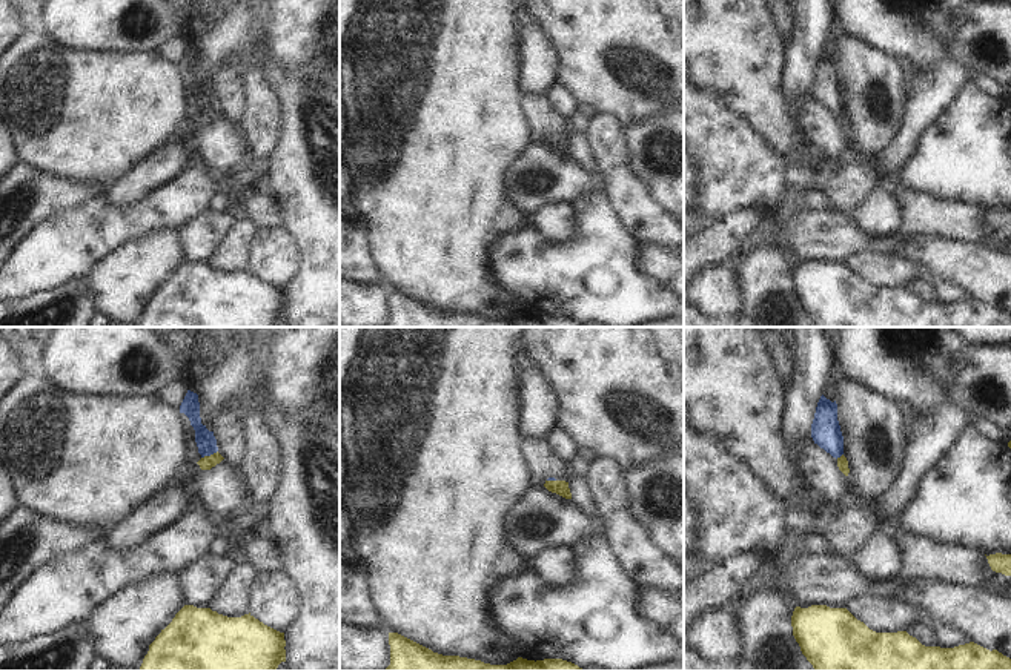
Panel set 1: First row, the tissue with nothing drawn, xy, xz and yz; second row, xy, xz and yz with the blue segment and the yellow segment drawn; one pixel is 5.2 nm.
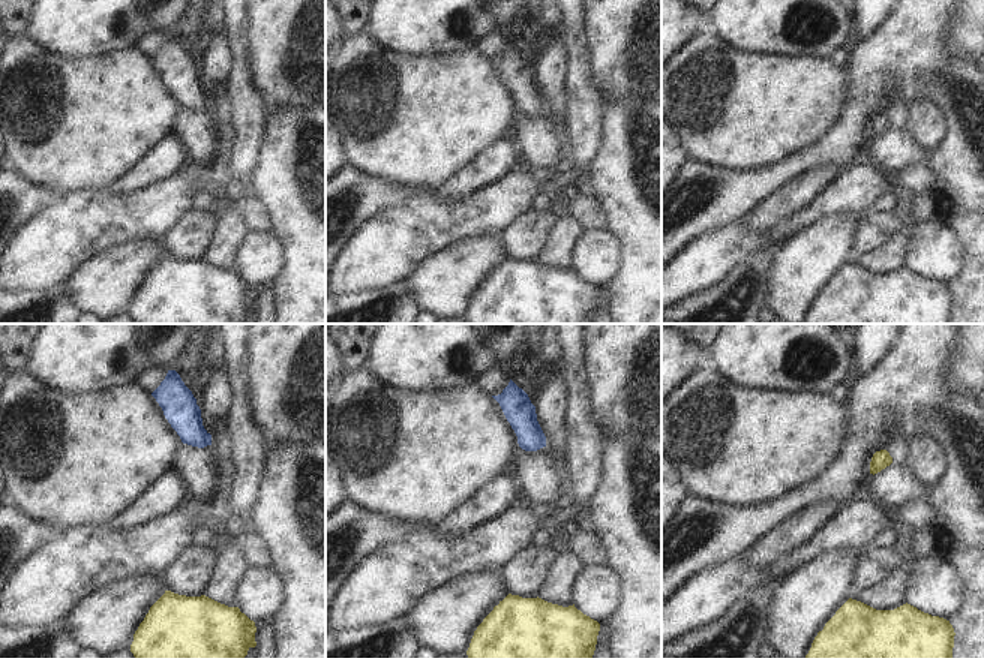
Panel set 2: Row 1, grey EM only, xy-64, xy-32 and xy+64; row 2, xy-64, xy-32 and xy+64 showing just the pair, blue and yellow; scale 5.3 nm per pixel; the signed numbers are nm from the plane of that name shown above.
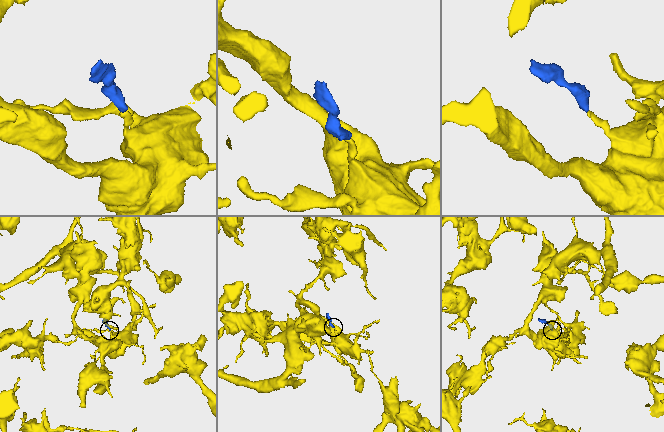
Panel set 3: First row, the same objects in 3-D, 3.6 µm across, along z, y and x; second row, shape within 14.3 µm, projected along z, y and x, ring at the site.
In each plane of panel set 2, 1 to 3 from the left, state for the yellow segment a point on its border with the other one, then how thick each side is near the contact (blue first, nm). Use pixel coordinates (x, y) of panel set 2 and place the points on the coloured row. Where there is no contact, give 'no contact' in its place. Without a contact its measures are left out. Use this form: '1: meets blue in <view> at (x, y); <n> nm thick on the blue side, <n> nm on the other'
1: no contact
2: no contact
3: no contact

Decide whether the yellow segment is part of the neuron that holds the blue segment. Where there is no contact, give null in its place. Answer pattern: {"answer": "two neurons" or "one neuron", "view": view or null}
{"answer": "one neuron", "view": "xy"}

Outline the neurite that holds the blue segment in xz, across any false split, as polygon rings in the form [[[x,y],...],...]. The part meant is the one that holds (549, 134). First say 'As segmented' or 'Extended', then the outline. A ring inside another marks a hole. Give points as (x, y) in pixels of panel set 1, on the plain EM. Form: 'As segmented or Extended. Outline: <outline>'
Extended. Outline: [[[549,134],[545,137],[544,143],[549,147],[556,149],[556,150],[565,154],[565,155],[572,155],[568,138],[565,138],[565,137],[556,137],[555,134]]]

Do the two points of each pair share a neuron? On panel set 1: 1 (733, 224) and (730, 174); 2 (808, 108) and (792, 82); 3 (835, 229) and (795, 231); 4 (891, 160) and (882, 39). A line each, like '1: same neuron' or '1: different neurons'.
1: different neurons
2: different neurons
3: same neuron
4: same neuron

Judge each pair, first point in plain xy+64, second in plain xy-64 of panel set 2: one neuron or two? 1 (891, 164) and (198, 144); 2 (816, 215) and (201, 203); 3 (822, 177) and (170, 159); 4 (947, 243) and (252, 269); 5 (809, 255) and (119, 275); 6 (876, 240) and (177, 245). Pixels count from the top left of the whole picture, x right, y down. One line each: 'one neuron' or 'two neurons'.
1: one neuron
2: two neurons
3: one neuron
4: one neuron
5: one neuron
6: one neuron

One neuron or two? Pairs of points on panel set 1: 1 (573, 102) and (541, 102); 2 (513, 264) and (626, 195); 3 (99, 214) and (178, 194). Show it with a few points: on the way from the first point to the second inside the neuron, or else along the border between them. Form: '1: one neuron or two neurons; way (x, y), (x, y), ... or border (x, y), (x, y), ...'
1: two neurons; border (547, 94), (567, 117)
2: two neurons; border (606, 194), (612, 208), (632, 234)
3: one neuron; way (119, 217), (148, 217), (159, 212)

